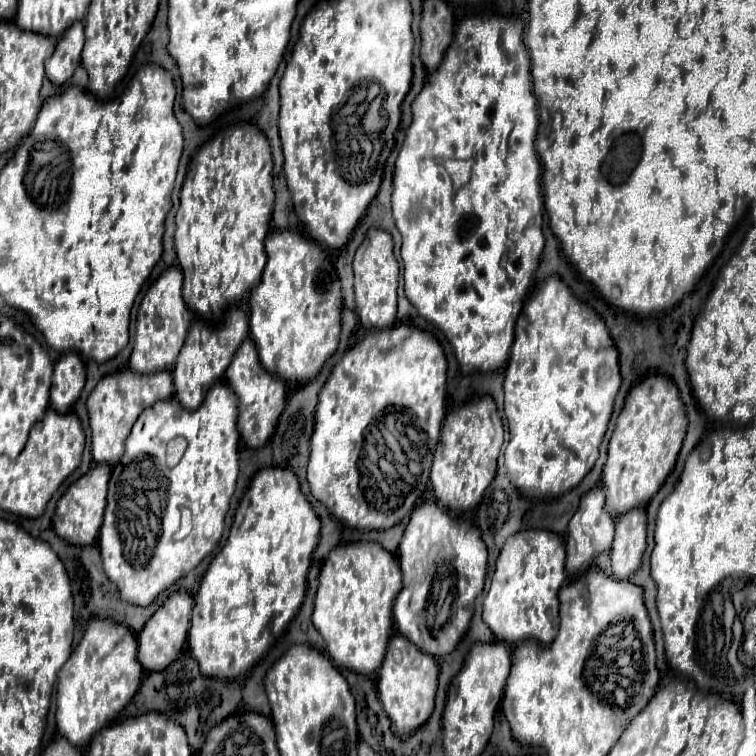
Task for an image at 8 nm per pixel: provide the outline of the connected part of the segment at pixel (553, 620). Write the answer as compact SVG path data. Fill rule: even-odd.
M522 530L510 536L510 542L500 550L492 586L484 598L484 622L498 640L512 644L522 640L550 644L556 638L560 626L558 590L566 580L564 562L564 542L550 530Z

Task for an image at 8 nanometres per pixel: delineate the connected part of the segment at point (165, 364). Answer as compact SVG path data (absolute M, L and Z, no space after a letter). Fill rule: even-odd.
M168 266L142 296L136 316L136 336L134 336L134 350L130 356L130 368L140 374L172 370L180 354L182 342L186 338L190 320L192 314L182 298L182 272L176 266Z

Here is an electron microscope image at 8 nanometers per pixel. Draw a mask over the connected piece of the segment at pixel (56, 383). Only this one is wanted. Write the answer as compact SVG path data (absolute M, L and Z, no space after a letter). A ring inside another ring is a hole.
M66 352L54 366L50 406L58 412L72 410L72 404L78 400L84 388L84 380L86 380L84 360L74 352Z

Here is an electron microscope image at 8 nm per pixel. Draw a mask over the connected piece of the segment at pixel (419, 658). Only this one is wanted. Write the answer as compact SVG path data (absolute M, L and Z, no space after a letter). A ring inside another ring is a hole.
M400 634L392 636L388 642L384 662L378 672L378 696L398 736L406 736L414 732L418 726L422 726L428 720L434 708L436 682L438 682L436 658L418 650L408 638Z

